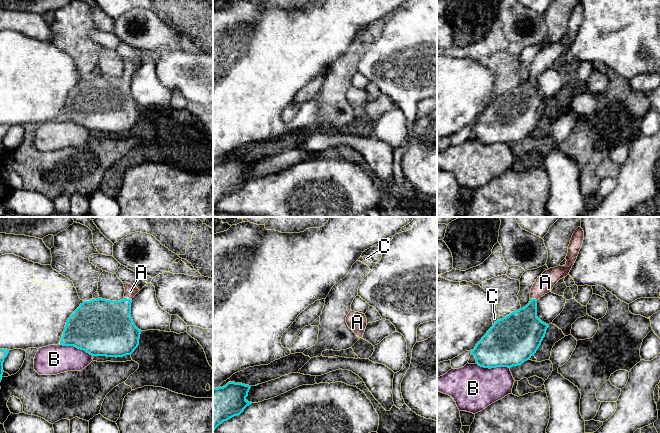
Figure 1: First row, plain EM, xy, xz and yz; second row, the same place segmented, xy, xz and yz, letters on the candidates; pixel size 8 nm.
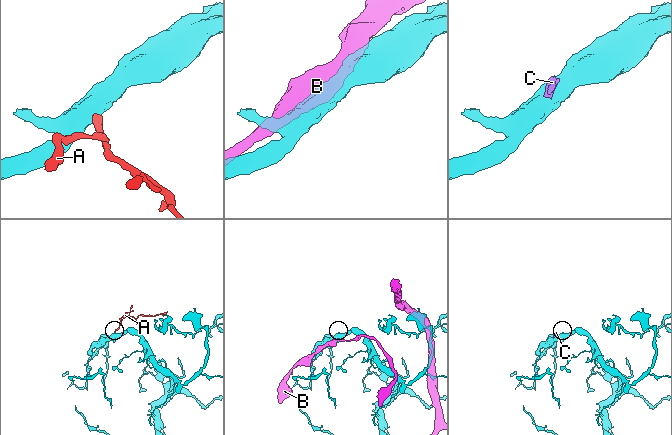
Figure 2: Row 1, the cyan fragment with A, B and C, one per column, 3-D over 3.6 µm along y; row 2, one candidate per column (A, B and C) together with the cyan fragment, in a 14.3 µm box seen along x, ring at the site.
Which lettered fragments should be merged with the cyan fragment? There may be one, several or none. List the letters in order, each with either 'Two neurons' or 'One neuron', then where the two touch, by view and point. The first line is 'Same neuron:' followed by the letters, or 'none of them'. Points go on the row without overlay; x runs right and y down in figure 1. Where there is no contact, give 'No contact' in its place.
Same neuron: A
A: One neuron. Touches cyan at xy (128, 75)
B: Two neurons. Touches cyan at yz (492, 143)
C: Two neurons. Touches cyan at yz (495, 98)

